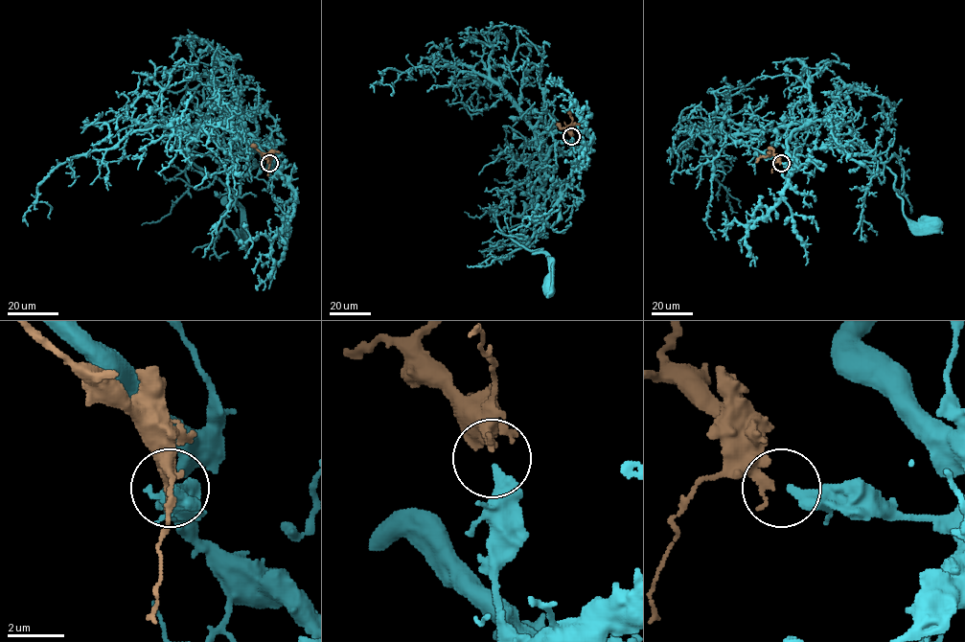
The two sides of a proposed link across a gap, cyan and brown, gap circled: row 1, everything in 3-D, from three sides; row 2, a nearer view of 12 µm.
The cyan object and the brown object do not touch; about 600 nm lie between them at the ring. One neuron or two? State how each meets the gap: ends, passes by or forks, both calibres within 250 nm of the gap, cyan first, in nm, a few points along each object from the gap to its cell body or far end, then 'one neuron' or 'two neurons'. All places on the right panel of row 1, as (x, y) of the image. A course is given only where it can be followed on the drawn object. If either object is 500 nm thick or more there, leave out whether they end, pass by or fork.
cyan ends there; brown ends there; 360 nm thick on the cyan side, 320 nm on the other; cyan runs (781, 163), (795, 162), (787, 151), (792, 132), (830, 113), (895, 175), (907, 218), (932, 225); brown runs (780, 163), (773, 155), (760, 157), (755, 162); one neuron

